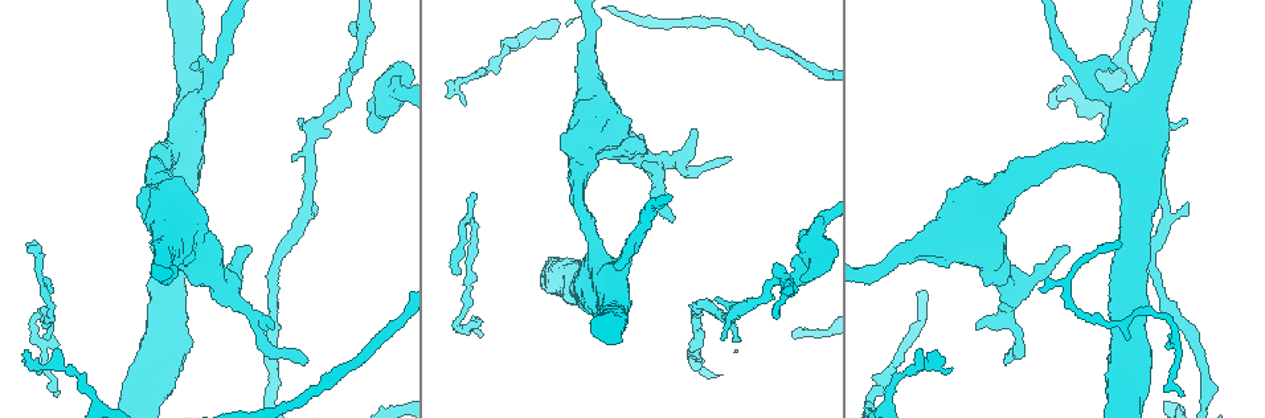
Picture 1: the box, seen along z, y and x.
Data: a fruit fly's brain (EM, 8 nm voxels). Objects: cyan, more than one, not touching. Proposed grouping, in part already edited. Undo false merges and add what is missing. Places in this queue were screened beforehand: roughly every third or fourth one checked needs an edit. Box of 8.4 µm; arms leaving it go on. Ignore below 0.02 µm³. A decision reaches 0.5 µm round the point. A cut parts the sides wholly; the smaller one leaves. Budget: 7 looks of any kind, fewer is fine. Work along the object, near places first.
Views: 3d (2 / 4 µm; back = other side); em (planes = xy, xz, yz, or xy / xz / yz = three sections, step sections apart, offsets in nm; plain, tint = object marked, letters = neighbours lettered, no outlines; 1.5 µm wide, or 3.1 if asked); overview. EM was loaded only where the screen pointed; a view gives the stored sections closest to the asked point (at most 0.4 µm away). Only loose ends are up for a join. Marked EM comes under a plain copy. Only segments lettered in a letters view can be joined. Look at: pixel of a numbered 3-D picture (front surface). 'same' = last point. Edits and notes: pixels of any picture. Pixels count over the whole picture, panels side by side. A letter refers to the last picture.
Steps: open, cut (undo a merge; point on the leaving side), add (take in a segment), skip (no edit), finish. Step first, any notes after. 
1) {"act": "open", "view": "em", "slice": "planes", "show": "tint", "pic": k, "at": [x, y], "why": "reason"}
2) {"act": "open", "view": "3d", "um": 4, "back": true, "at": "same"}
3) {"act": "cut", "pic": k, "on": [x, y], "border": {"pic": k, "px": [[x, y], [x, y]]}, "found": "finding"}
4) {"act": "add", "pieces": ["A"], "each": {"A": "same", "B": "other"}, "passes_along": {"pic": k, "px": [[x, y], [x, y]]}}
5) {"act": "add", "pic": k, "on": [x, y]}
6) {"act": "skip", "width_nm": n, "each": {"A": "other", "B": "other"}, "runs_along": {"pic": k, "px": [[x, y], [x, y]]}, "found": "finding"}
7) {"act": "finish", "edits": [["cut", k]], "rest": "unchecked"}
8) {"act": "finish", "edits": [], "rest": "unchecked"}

{"act": "open", "view": "em", "slice": "yz", "step": 4, "show": "letters", "pic": 1, "at": [385, 99], "why": "sudden change in width"}

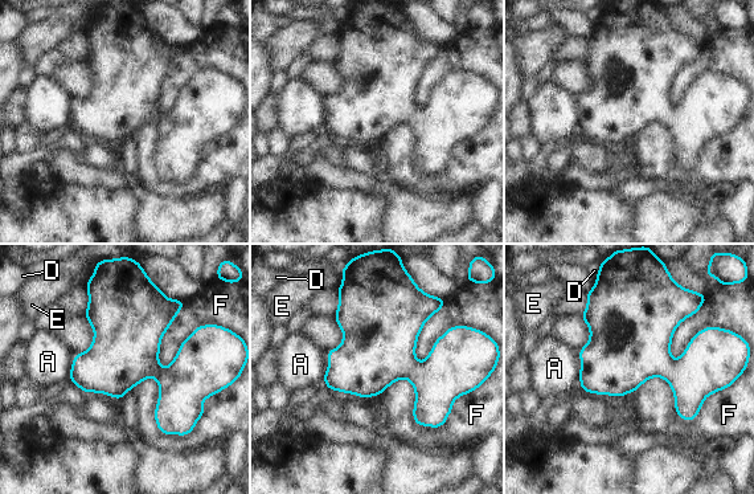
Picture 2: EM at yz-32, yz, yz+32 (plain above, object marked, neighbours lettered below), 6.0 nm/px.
{"act": "skip", "each": {"A": "other", "D": "other", "E": "other", "F": "other"}, "found": "one neuron here"}

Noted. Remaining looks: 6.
{"act": "open", "view": "3d", "um": 2, "pic": 1, "at": [1066, 245], "why": "free end"}

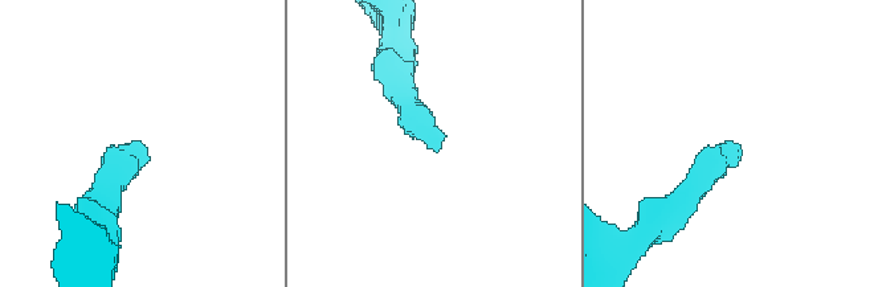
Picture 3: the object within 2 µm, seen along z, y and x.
{"act": "open", "view": "em", "slice": "xy", "step": 4, "show": "letters", "pic": 3, "at": [433, 147]}

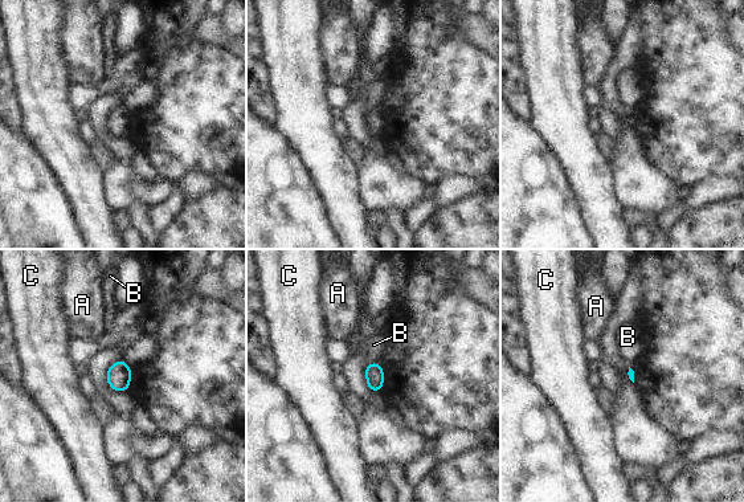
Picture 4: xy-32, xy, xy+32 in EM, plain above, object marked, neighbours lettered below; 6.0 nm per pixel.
{"act": "skip", "each": {"A": "other", "B": "other", "C": "other"}, "border": {"pic": 4, "px": [[370, 362], [379, 363]]}, "found": "none of them fits"}

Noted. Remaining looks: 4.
{"act": "open", "view": "3d", "um": 4, "pic": 1, "at": [56, 397], "why": "end of a long branch"}

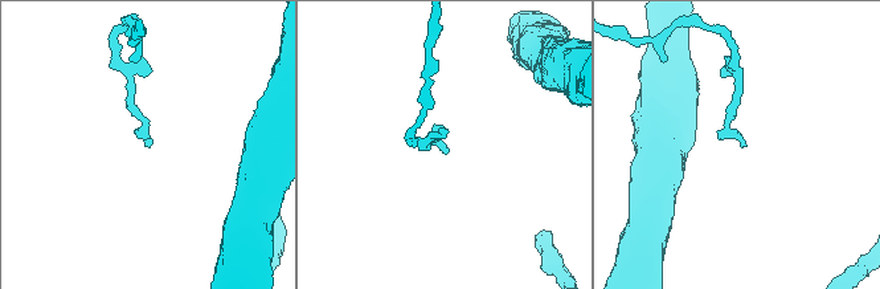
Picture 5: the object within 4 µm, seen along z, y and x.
{"act": "open", "view": "em", "slice": "planes", "show": "letters", "pic": 5, "at": [146, 145], "why": "now the EM"}

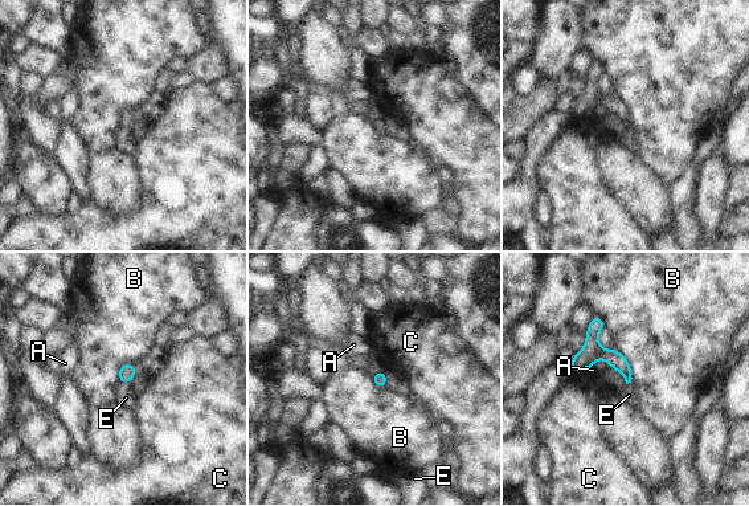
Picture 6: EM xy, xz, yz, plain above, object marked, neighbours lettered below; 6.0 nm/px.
{"act": "add", "pieces": ["E"], "each": {"A": "other", "B": "other", "C": "other", "E": "same"}, "passes_along": {"pic": 6, "px": [[126, 371], [125, 382], [126, 398]]}, "found": "the neuron continues"}

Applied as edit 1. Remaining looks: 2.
{"act": "finish", "edits": [["add", 6]], "rest": "unchecked"}

